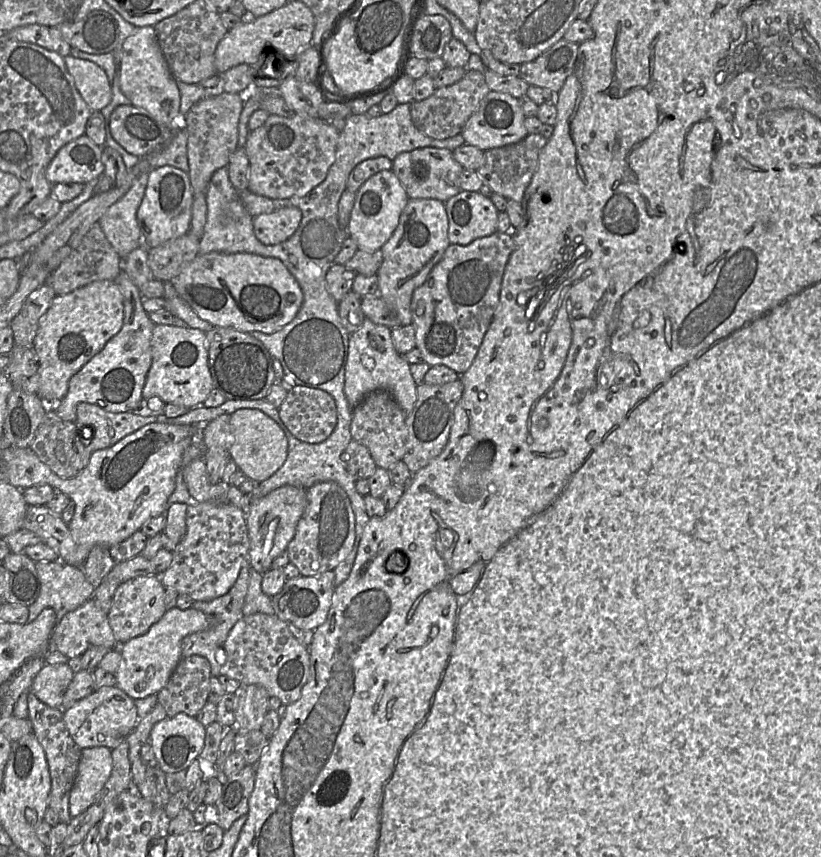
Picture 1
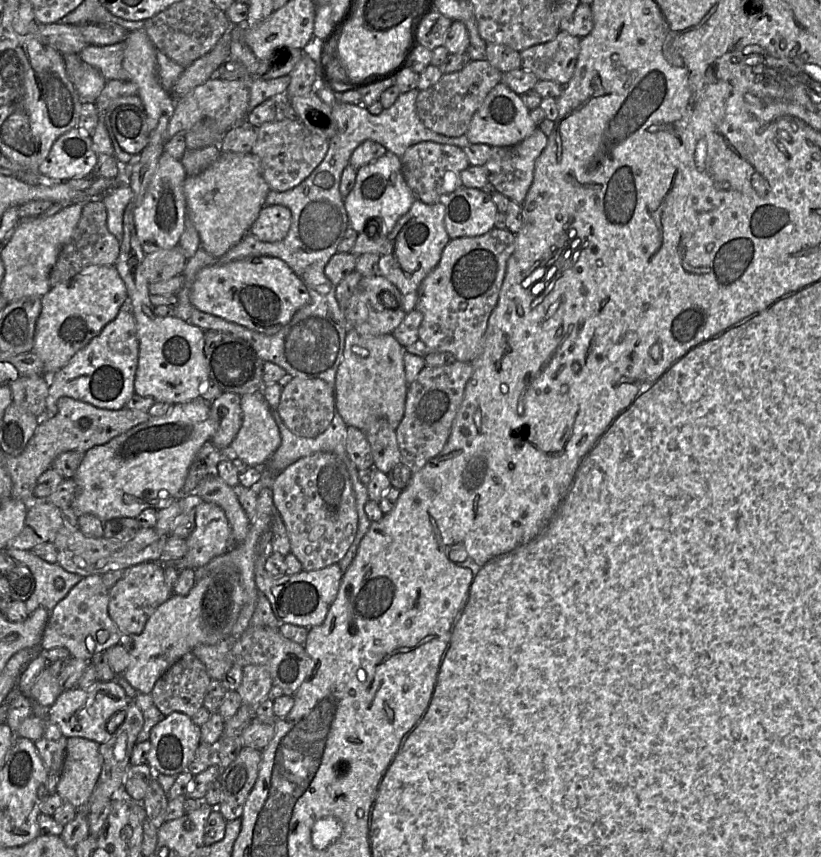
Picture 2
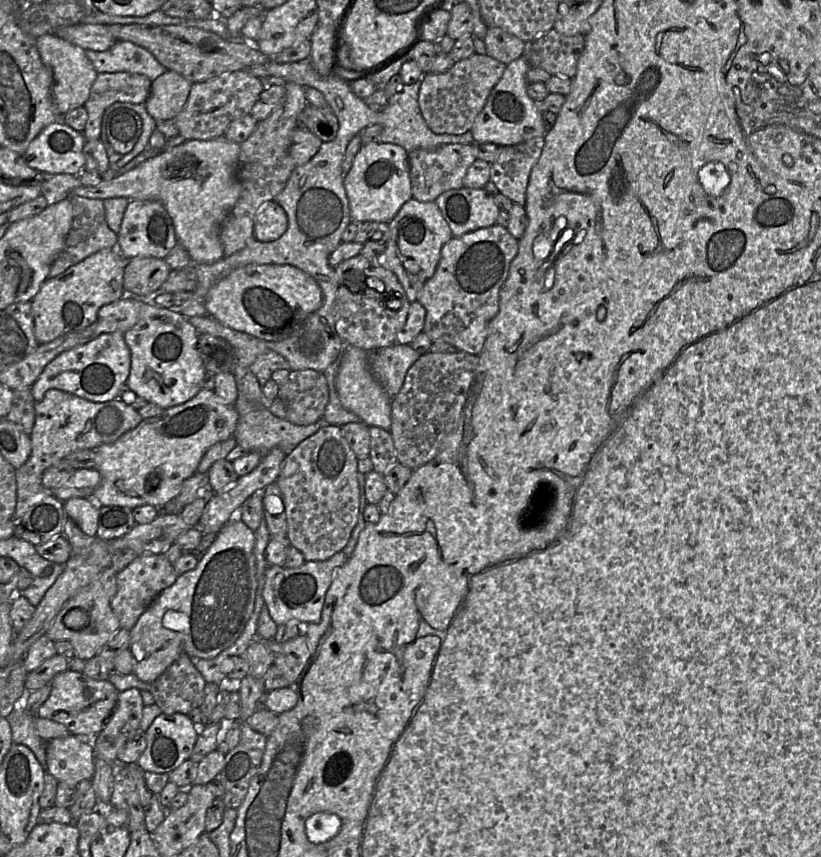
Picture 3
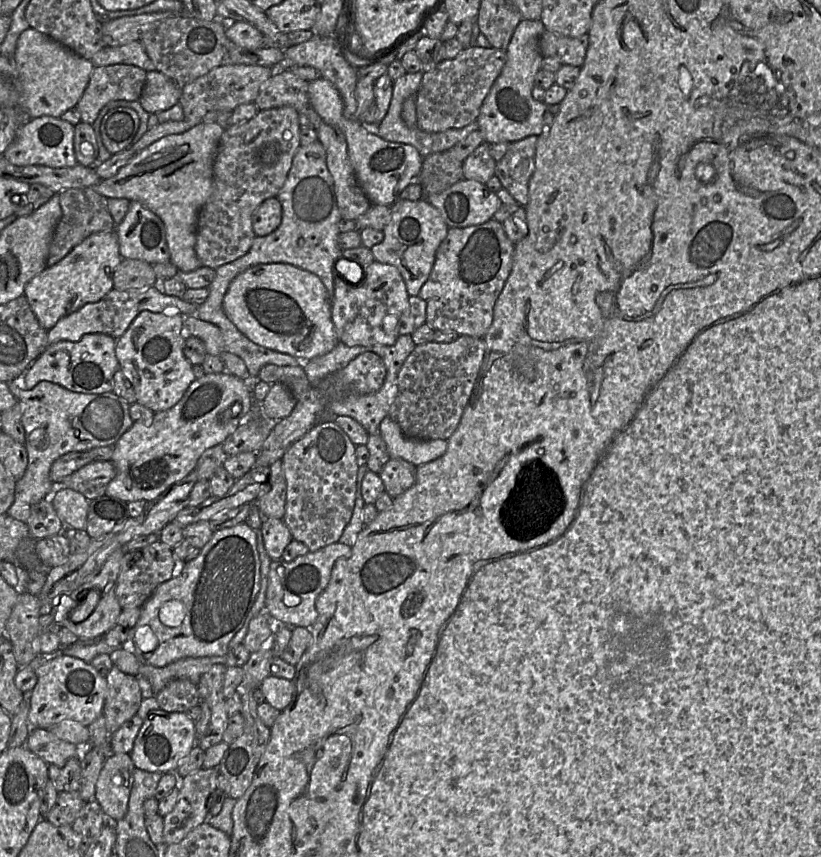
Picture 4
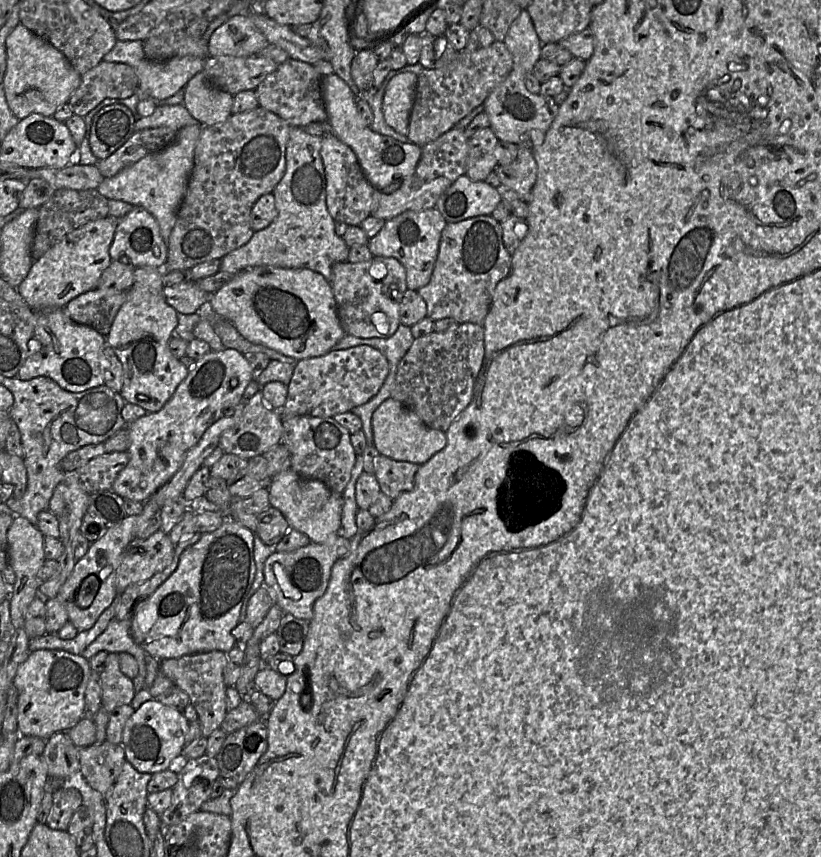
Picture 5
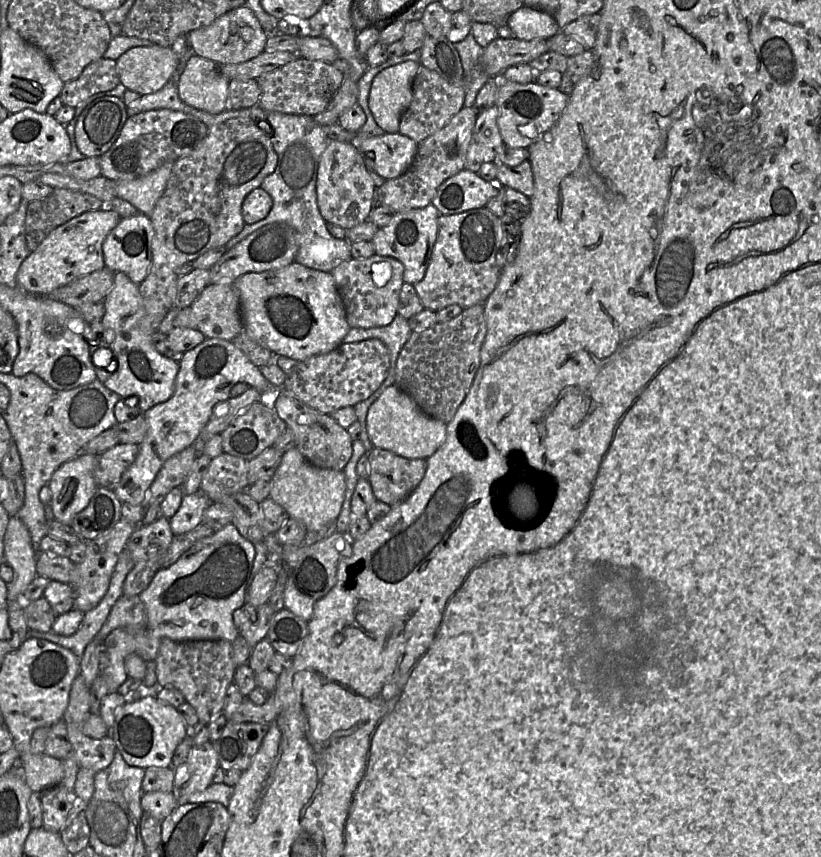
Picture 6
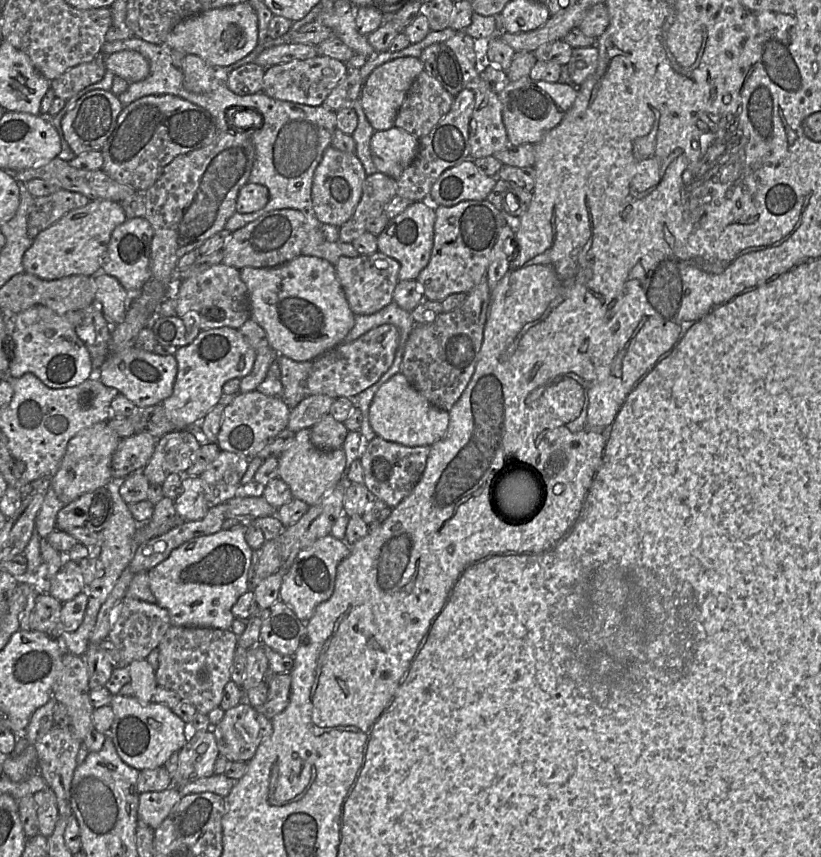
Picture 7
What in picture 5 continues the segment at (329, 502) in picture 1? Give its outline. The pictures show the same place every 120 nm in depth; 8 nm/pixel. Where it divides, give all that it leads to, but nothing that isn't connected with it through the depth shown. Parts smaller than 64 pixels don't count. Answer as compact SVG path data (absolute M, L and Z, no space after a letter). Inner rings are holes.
M294 416L282 418L282 443L291 455L291 468L300 476L326 484L333 492L343 494L356 462L350 432L333 417Z

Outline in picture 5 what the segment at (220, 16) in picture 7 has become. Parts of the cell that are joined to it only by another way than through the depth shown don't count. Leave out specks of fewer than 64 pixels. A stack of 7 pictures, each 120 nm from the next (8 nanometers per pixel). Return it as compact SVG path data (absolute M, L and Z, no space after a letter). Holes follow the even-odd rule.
M239 14L218 27L208 40L210 57L257 55L268 45L248 15Z

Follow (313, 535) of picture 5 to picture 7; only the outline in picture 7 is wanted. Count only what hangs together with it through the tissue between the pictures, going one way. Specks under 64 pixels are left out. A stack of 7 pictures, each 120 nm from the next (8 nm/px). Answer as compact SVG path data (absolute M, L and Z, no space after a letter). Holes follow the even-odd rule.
M310 429L295 434L293 443L280 455L278 477L290 488L292 496L309 506L321 502L337 485L344 482L346 457L343 448L330 452L317 449L310 440Z

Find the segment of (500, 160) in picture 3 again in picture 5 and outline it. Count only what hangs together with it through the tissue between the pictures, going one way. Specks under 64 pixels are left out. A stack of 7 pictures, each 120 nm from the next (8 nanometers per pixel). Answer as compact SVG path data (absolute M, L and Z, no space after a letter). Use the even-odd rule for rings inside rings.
M518 146L516 159L508 165L497 165L494 170L500 183L528 202L537 178L537 164L531 146Z

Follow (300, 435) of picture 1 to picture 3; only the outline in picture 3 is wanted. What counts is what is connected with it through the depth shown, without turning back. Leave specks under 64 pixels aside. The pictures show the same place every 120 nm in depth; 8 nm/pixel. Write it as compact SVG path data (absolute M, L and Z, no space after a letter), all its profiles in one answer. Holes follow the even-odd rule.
M313 369L290 370L285 383L279 387L278 397L283 401L286 418L296 425L309 425L324 417L329 401L329 389L323 372Z

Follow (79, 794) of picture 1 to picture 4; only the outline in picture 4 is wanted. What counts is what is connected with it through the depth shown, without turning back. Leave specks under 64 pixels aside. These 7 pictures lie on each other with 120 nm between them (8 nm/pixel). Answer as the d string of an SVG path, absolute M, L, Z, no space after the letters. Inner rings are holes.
M49 729L30 731L25 746L47 764L63 767L73 757L80 756L82 746L59 739Z

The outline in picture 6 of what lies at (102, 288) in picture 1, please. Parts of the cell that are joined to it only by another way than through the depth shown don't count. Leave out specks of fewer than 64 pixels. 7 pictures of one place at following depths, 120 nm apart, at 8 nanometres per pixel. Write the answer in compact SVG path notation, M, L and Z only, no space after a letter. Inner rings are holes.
M103 207L82 213L58 226L21 263L17 287L32 295L49 296L57 288L103 269L103 242L120 220L118 213Z

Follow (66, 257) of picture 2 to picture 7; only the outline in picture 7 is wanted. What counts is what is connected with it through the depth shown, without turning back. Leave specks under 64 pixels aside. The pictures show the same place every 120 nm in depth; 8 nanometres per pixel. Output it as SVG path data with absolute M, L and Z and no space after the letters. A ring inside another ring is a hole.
M59 189L43 197L34 197L29 210L27 232L31 239L57 222L66 213L88 204L89 198L81 193Z

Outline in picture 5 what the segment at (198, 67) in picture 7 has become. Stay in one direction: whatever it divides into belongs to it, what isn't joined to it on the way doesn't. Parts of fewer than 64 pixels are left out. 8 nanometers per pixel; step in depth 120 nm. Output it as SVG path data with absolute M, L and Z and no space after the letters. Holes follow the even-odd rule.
M201 71L185 86L183 104L201 126L212 126L231 116L233 96L213 86Z

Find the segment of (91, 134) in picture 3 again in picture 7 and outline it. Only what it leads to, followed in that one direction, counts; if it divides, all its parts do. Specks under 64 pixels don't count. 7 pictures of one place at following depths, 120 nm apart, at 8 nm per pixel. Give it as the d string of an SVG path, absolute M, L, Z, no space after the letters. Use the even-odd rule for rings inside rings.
M99 54L94 61L72 67L51 81L50 89L56 97L67 101L87 86L99 82L105 72L104 58Z

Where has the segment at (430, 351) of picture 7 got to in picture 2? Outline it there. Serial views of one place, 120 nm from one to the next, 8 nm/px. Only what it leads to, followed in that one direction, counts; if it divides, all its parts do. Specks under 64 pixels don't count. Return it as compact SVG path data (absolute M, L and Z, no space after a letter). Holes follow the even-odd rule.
M455 360L442 366L425 366L408 386L403 418L396 428L401 463L412 473L422 469L446 444L453 421L464 398L473 363Z

